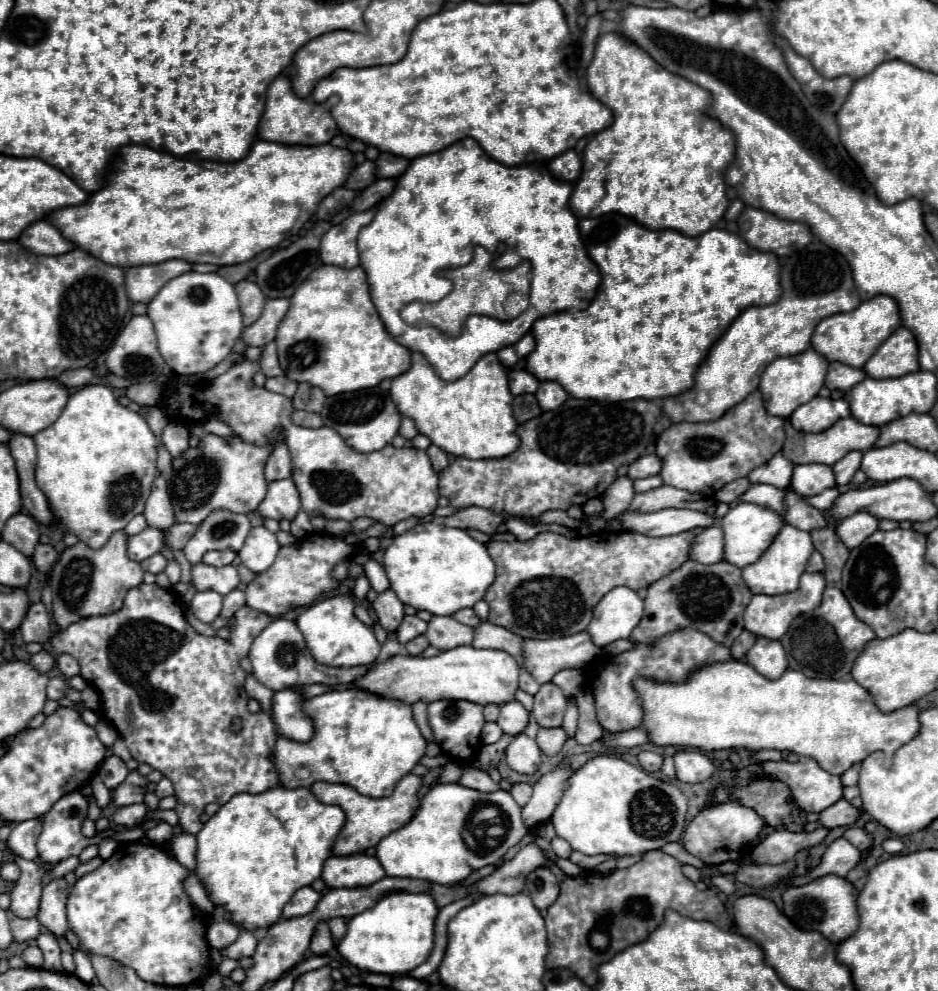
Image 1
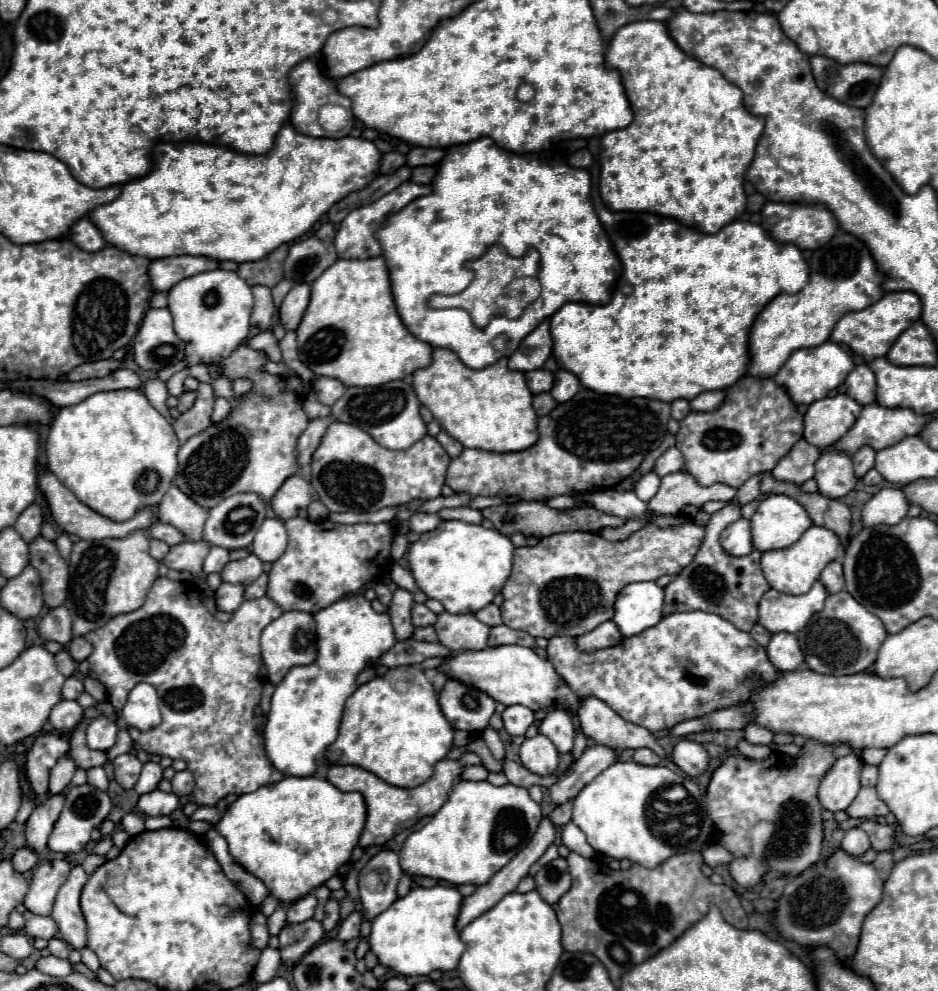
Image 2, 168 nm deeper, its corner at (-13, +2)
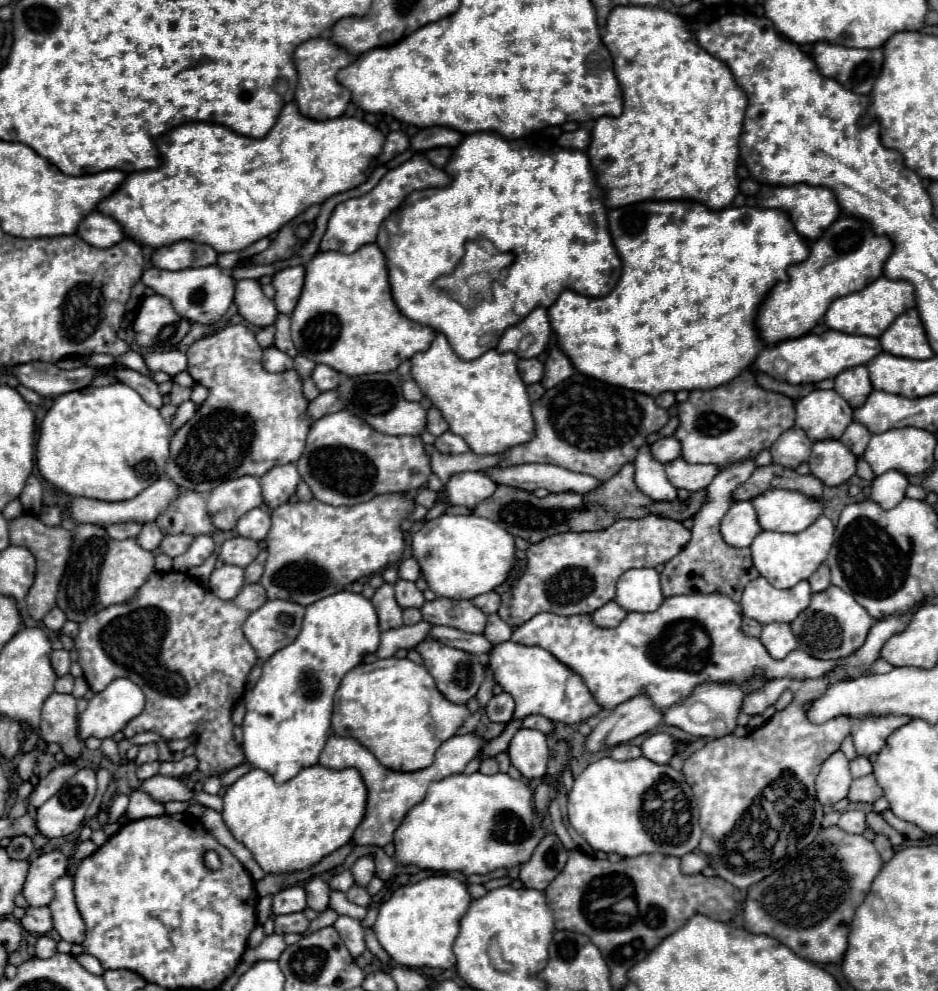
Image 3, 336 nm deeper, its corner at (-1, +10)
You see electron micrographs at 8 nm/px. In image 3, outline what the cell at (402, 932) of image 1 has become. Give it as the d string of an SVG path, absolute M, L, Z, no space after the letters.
M450 875L426 877L414 885L398 887L390 899L380 905L374 933L380 945L398 965L450 969L456 963L452 945L458 937L460 919L468 911L470 901L472 897L462 881Z

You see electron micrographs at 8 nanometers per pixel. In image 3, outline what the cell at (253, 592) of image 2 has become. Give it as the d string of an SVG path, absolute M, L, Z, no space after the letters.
M262 549L260 555L246 567L246 581L248 583L258 583L260 581L262 571L264 571L264 563L266 563L266 557L268 557L268 551Z

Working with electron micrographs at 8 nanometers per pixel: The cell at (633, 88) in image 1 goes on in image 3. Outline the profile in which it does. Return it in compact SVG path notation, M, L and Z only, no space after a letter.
M626 5L626 7L614 7L608 23L606 23L606 33L602 37L604 45L610 49L612 59L614 59L614 73L618 77L618 83L624 93L624 111L620 117L600 117L594 121L592 127L592 141L588 147L588 157L598 173L598 183L604 189L606 195L606 207L616 209L616 207L626 207L638 201L666 201L666 199L694 199L694 201L706 201L710 209L724 209L732 205L732 199L738 193L738 177L736 177L736 167L738 167L738 141L742 135L742 121L744 121L744 111L748 105L746 93L742 87L736 83L732 71L728 65L716 57L712 57L706 49L700 47L696 41L696 35L688 21L672 11L666 11L662 7L640 7L640 5Z

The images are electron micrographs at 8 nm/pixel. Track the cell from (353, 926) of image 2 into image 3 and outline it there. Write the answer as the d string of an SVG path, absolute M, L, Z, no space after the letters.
M340 915L334 923L334 929L338 931L338 935L342 937L344 945L348 947L348 951L352 953L352 957L358 957L366 951L366 945L364 945L364 927L362 927L362 921L354 919L354 917L346 917L346 915Z

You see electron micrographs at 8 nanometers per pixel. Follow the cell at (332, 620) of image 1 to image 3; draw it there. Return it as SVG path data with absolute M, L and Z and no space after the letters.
M340 591L336 595L324 597L306 607L302 631L296 641L288 647L274 653L262 667L262 675L258 683L244 693L246 715L244 715L244 757L252 763L252 767L264 769L276 781L288 781L300 769L316 765L318 755L330 735L330 719L332 719L332 703L334 693L342 681L342 677L362 663L368 653L374 653L380 643L378 617L374 613L372 603L356 593Z

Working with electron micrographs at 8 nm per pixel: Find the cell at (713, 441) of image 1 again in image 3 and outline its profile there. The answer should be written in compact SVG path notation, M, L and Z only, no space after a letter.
M744 371L728 385L720 385L708 391L690 391L690 397L678 405L680 427L674 437L682 443L682 459L690 463L716 463L720 467L732 465L734 461L754 457L762 449L770 449L770 445L790 427L794 427L794 401L782 393L764 391L756 385L754 375Z

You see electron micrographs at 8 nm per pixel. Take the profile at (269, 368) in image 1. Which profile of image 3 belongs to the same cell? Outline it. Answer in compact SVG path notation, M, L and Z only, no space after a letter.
M280 315L278 319L276 319L276 335L274 335L274 345L280 349L280 351L284 351L284 353L288 353L288 355L296 355L296 349L294 349L294 343L292 343L292 339L290 339L290 315Z

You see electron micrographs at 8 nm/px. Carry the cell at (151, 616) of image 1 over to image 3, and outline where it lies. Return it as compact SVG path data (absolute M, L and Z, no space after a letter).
M156 571L130 601L110 605L80 623L80 633L74 639L74 645L80 653L78 663L92 691L102 691L118 677L126 677L142 689L146 705L144 711L126 725L126 737L134 737L144 731L160 733L166 741L196 737L196 757L200 761L198 771L202 773L202 777L224 775L232 767L246 763L242 747L232 737L234 725L230 713L234 703L242 697L246 677L258 659L256 651L242 633L242 623L254 609L258 609L258 605L264 603L266 591L260 583L246 585L234 599L222 601L184 573Z

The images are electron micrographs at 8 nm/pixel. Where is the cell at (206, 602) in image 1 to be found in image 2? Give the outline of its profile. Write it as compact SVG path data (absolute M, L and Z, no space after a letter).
M222 583L216 591L216 605L220 611L234 613L242 601L244 601L244 585Z

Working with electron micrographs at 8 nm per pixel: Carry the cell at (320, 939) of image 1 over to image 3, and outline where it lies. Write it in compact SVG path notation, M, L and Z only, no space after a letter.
M310 877L304 885L308 893L308 907L314 911L326 911L328 901L330 901L330 887L322 877Z

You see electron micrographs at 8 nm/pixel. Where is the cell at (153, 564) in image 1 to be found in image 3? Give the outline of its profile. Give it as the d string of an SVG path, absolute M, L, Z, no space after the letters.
M184 533L164 535L164 539L160 543L160 551L170 557L178 557L178 553L184 553L190 547L190 541L194 541L194 537L186 537Z

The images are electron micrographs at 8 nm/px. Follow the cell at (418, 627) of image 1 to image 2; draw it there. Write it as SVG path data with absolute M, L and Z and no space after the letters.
M416 603L412 607L412 623L414 623L414 627L428 627L428 625L436 623L436 615L426 605Z

